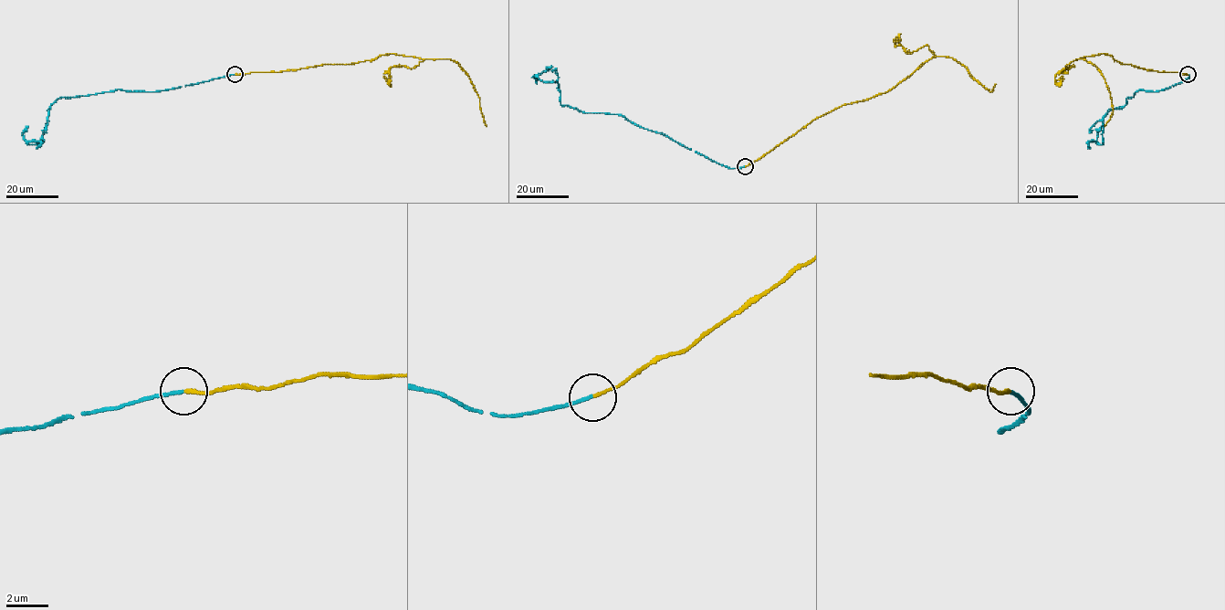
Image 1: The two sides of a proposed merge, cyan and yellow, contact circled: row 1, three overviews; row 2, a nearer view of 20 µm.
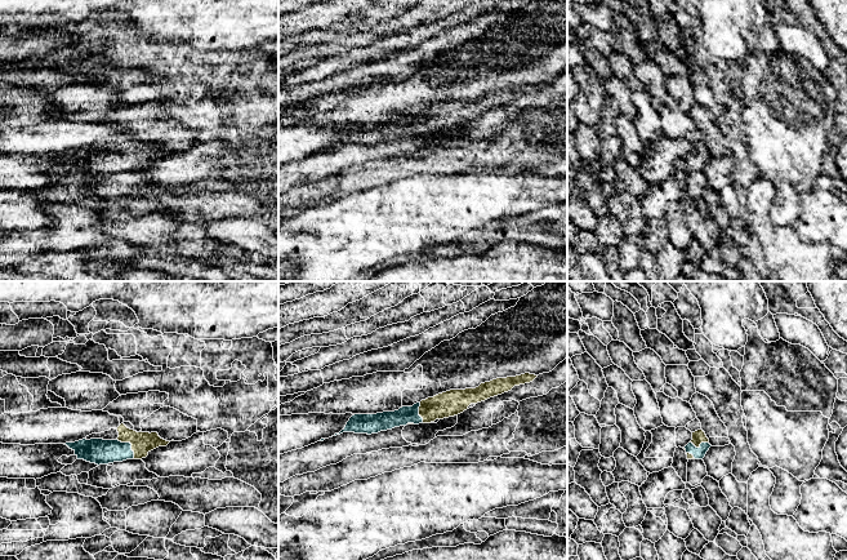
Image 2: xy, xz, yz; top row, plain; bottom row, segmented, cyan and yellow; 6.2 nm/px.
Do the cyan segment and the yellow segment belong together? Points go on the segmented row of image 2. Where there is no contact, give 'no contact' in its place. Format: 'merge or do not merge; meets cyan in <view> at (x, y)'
merge; meets cyan in xy at (130, 444)

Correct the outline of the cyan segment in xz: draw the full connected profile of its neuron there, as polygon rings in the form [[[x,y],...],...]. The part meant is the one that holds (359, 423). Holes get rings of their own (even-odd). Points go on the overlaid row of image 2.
[[[525,373],[516,377],[496,378],[481,383],[476,388],[450,390],[394,412],[355,414],[349,418],[346,427],[334,436],[343,432],[371,435],[400,426],[431,423],[436,419],[454,417],[467,410],[471,404],[508,392],[514,386],[532,382],[536,377],[535,374]]]

